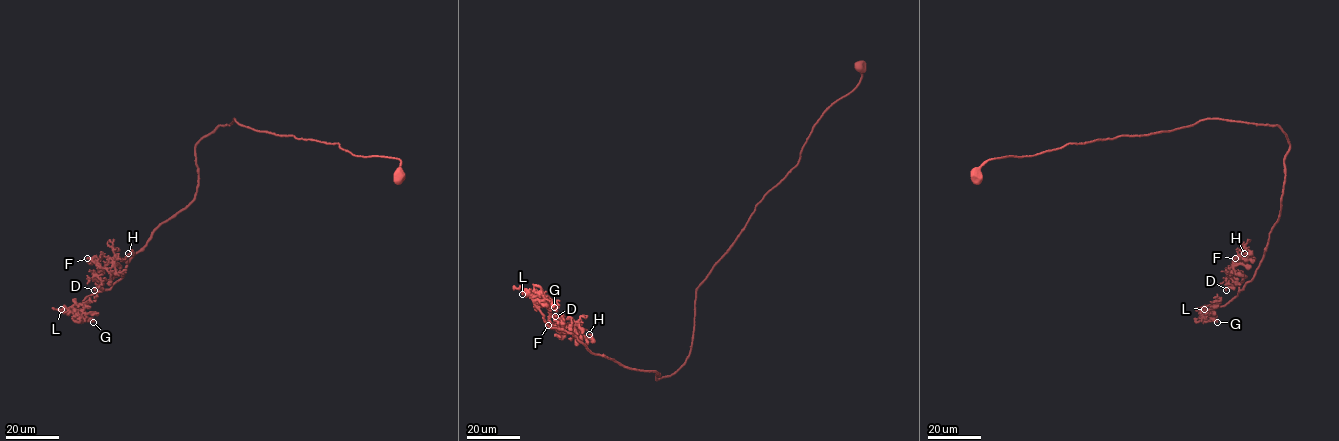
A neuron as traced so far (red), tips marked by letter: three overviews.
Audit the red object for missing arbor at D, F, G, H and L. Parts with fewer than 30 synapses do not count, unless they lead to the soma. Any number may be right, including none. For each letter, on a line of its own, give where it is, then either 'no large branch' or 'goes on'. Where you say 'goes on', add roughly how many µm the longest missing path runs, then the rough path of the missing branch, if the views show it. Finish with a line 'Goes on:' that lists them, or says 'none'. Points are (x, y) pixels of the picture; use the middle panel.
D: (555, 316) | no large branch
F: (548, 325) | no large branch
G: (554, 307) | no large branch
H: (589, 334) | no large branch
L: (522, 294) | no large branch
Goes on: none

